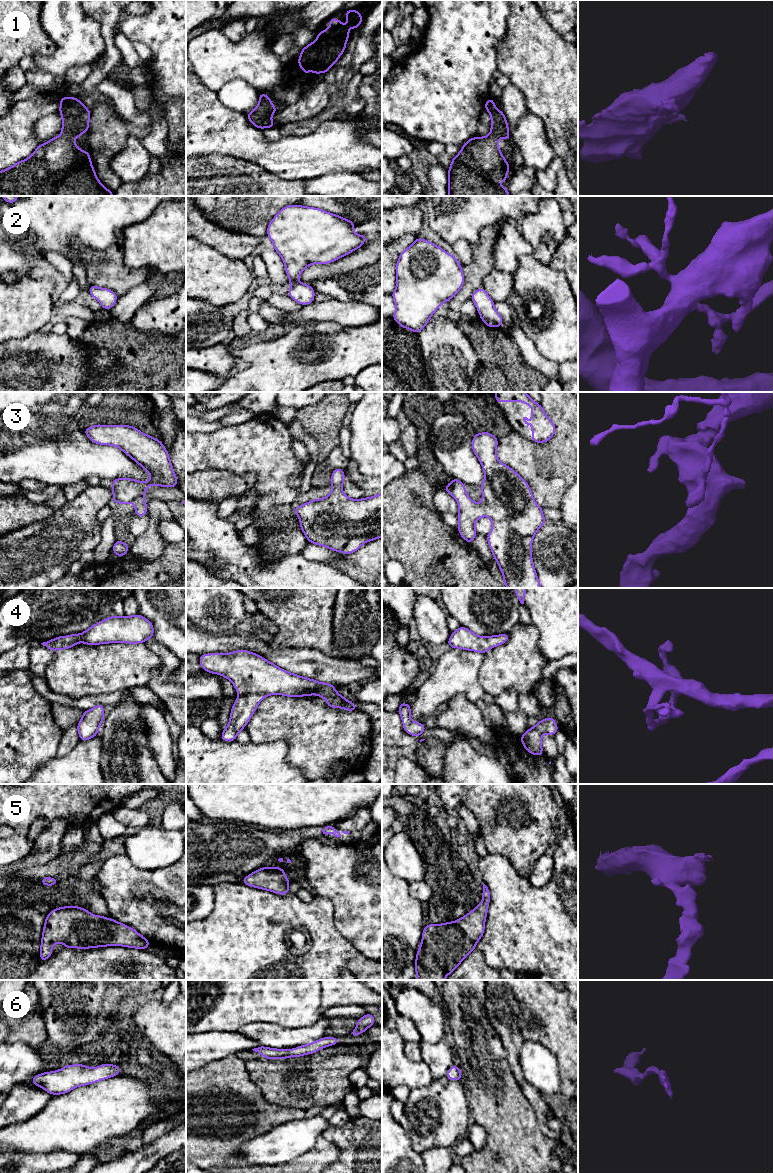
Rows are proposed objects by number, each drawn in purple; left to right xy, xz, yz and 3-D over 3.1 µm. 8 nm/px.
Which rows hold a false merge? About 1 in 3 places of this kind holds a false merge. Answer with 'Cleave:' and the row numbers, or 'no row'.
Cleave: no row

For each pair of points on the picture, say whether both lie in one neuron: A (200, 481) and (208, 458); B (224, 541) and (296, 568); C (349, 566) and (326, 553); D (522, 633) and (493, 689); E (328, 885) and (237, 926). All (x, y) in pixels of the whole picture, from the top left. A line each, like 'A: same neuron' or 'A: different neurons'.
A: different neurons
B: same neuron
C: different neurons
D: same neuron
E: different neurons

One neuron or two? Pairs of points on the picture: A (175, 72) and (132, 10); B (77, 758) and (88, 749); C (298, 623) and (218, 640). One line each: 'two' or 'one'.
A: two
B: one
C: two

